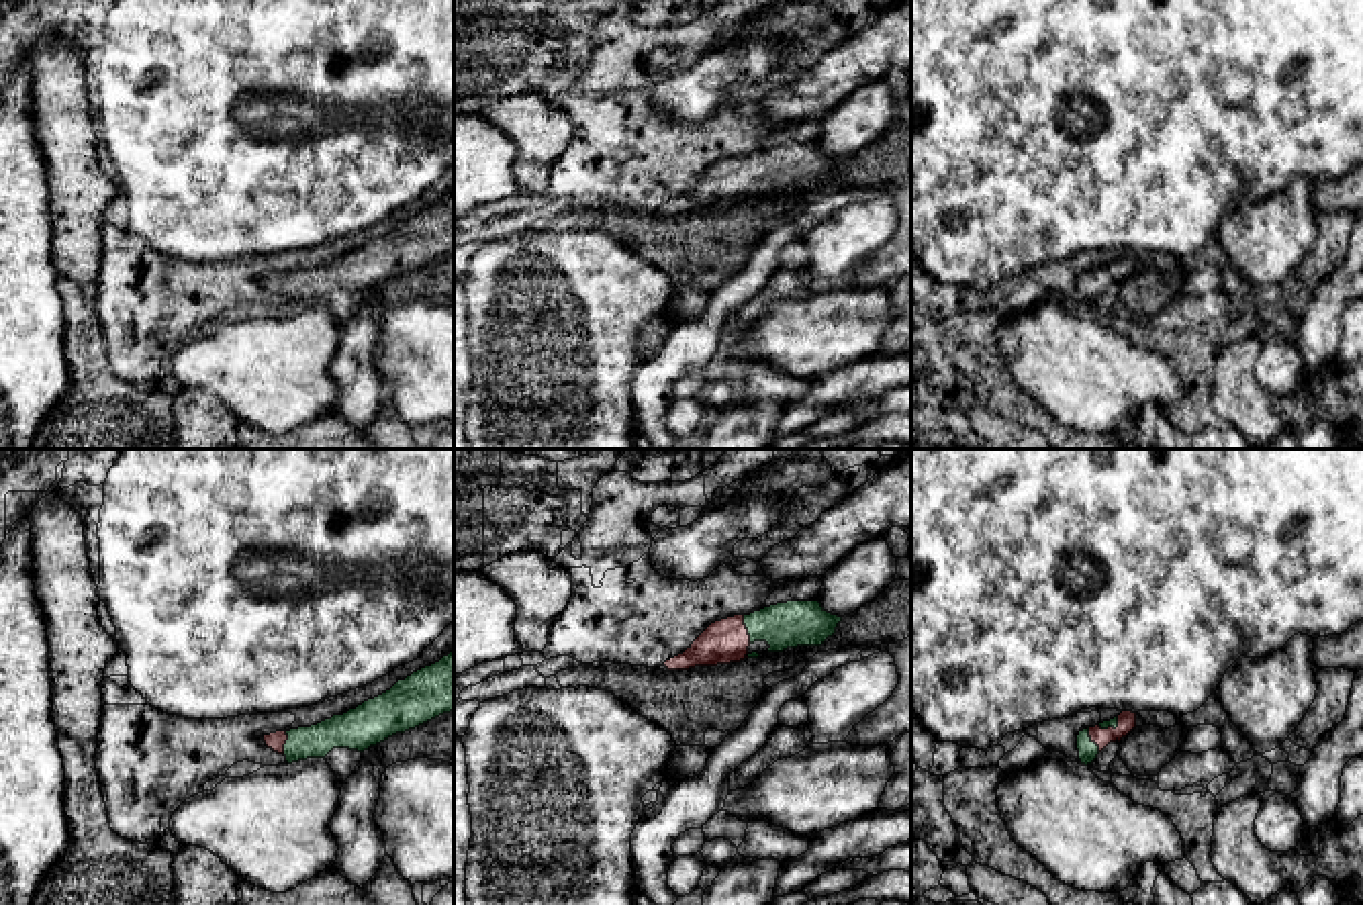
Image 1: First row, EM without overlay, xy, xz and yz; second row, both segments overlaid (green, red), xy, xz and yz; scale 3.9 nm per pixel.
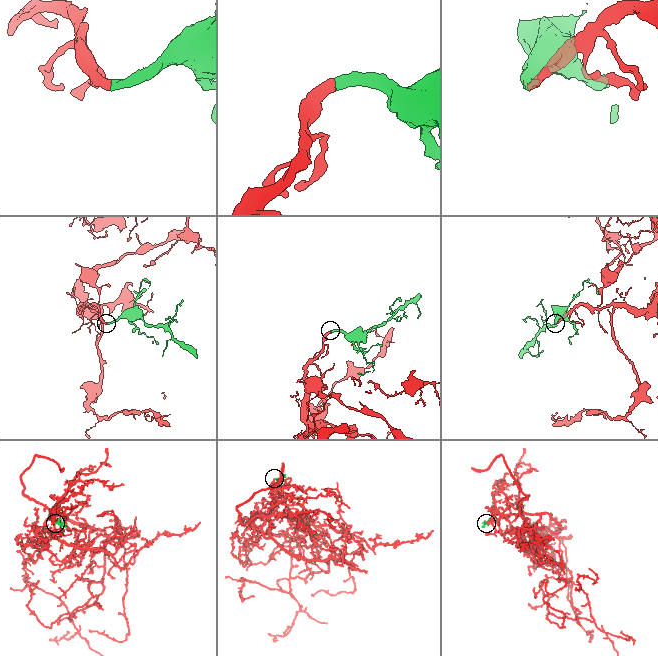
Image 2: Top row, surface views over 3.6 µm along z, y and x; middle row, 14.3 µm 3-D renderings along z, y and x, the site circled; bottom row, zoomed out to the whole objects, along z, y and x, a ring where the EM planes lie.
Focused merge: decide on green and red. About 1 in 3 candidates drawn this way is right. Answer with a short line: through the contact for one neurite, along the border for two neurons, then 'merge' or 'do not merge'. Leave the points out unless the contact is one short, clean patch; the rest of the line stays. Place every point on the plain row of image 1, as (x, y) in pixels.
xz (791, 166), (746, 170), (722, 184) | merge

